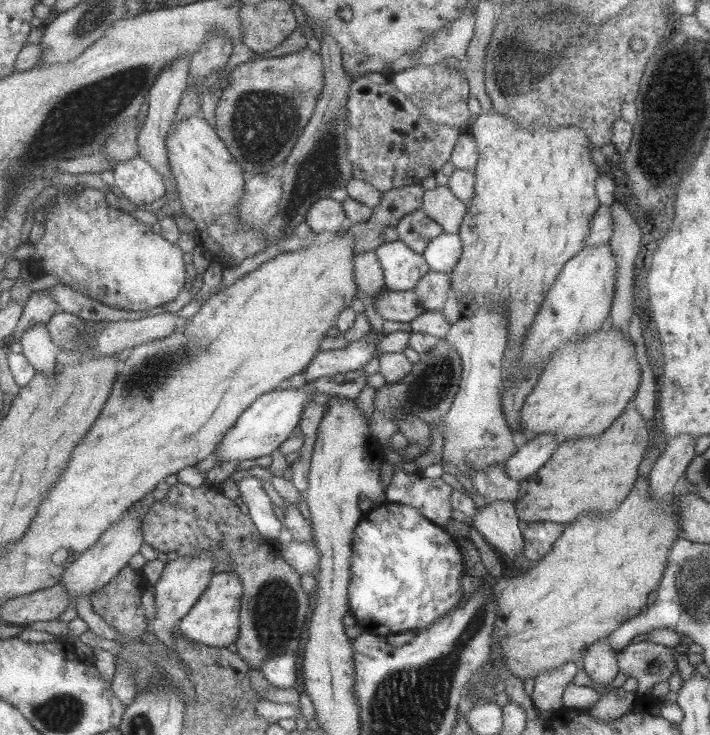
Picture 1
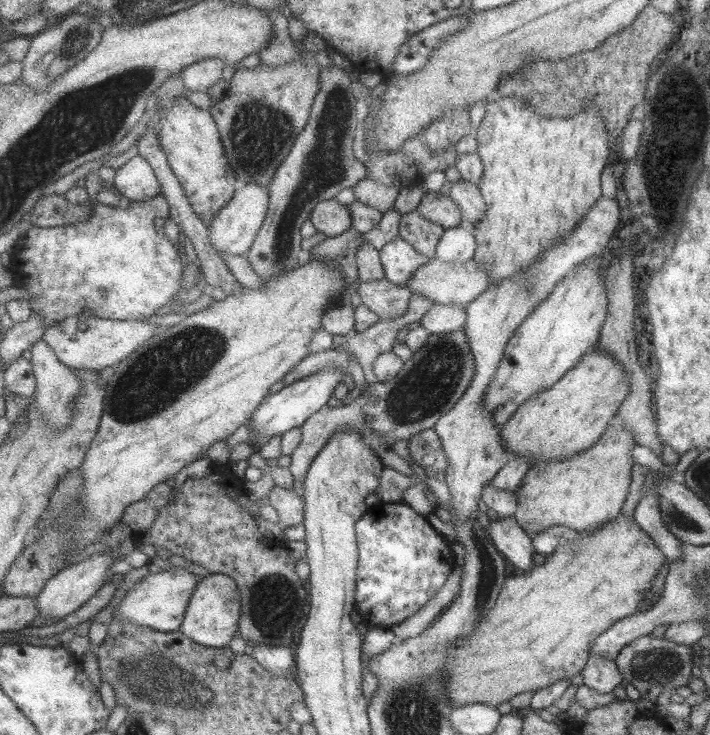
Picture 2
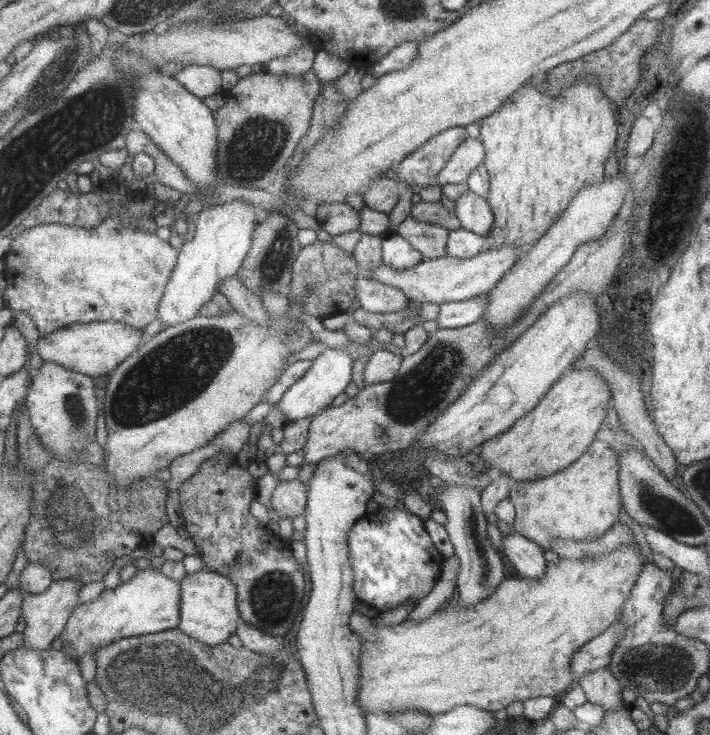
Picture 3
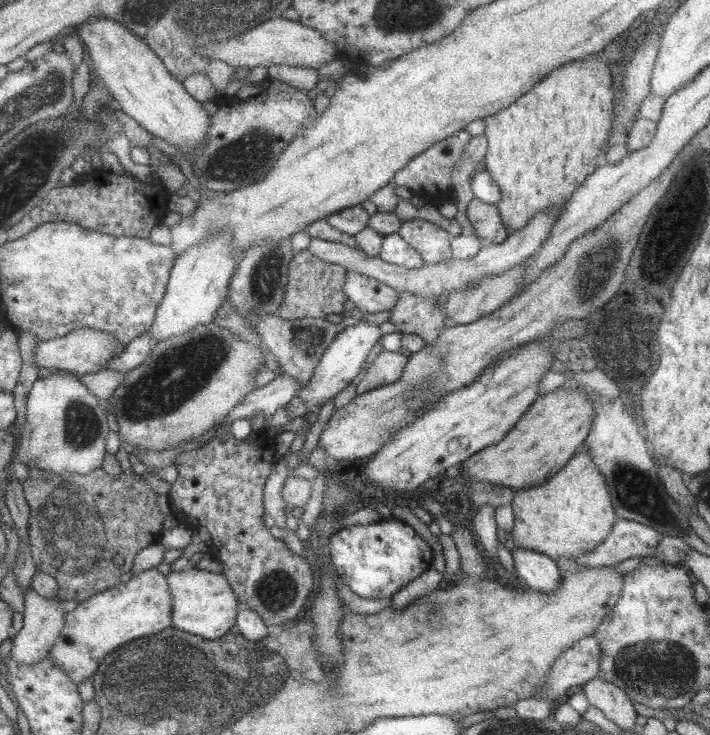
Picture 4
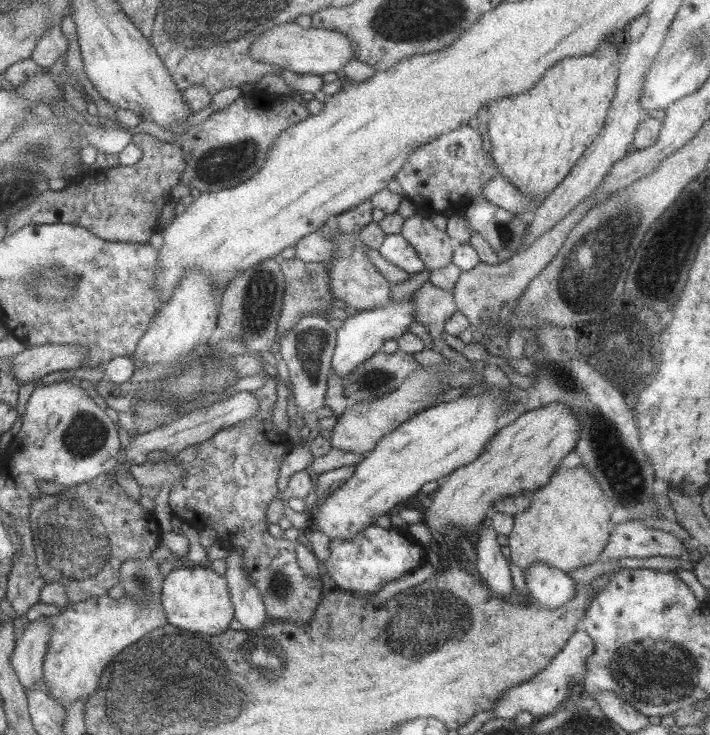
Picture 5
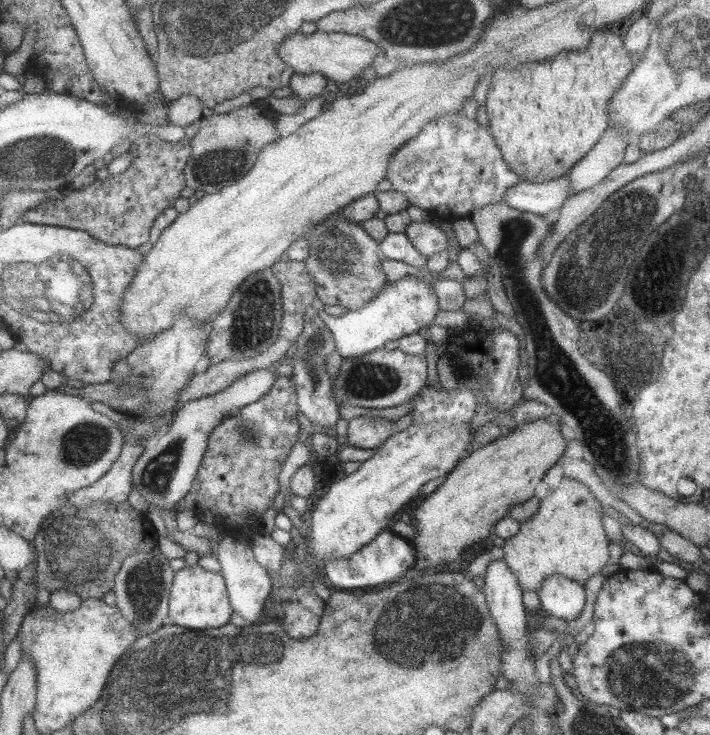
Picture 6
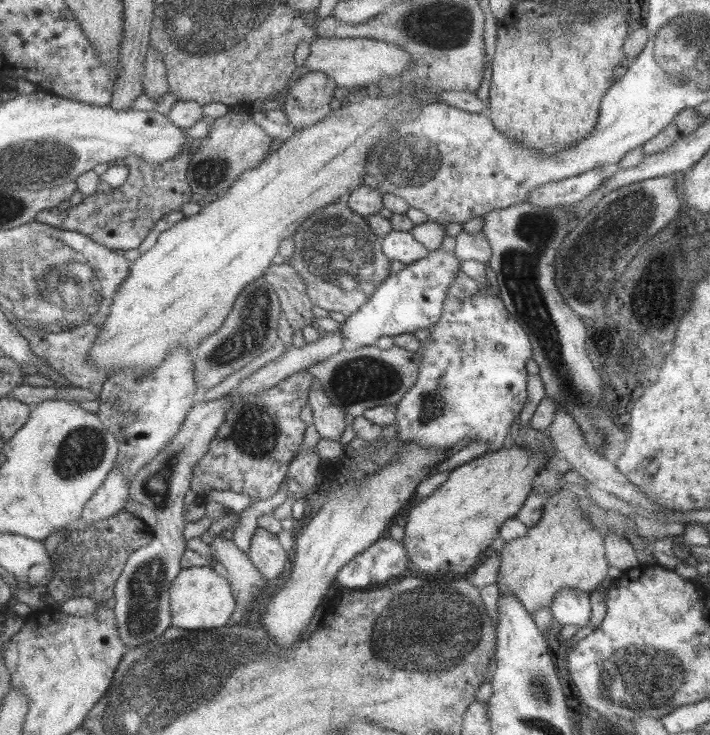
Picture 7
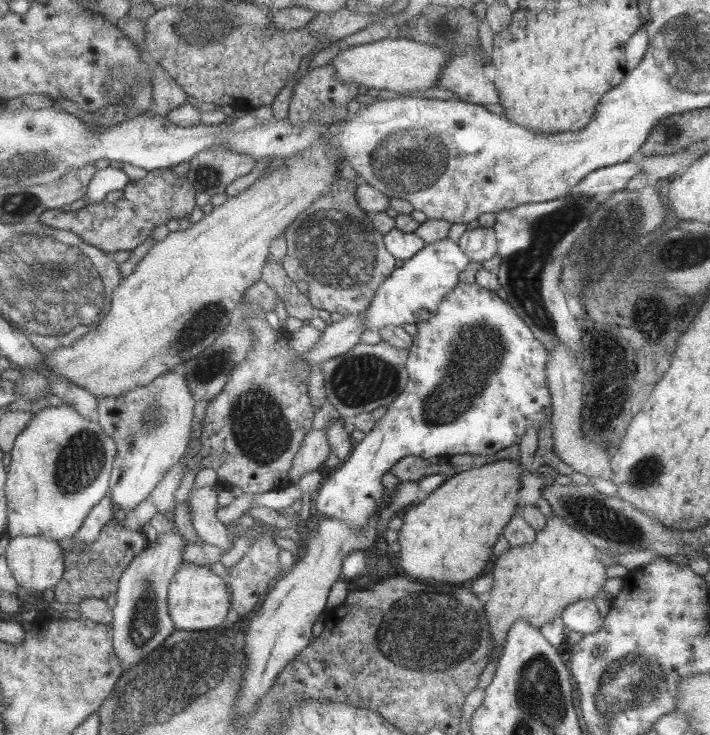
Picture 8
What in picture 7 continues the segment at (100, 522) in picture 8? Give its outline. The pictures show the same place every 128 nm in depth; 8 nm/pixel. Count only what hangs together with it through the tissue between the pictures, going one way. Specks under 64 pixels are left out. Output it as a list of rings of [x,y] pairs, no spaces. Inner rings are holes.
[[[113,467],[101,482],[101,486],[81,508],[80,518],[91,524],[117,514],[126,504],[128,491],[129,484],[123,478],[123,472]]]

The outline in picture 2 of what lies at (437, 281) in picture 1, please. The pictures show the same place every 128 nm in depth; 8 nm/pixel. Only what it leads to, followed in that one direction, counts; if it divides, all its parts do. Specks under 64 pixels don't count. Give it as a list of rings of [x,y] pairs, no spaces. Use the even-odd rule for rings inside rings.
[[[413,293],[408,301],[405,313],[401,316],[388,319],[379,319],[376,324],[368,326],[365,330],[358,333],[348,333],[343,336],[333,335],[333,347],[345,345],[355,357],[356,362],[362,369],[365,382],[375,383],[377,378],[372,372],[372,365],[375,358],[383,352],[392,351],[397,330],[405,327],[409,322],[415,322],[431,308],[430,301],[427,298]]]

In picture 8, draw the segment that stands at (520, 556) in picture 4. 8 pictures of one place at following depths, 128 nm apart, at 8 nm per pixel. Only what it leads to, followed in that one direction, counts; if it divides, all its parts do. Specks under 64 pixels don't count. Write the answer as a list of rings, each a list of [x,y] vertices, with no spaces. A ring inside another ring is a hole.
[[[592,599],[577,600],[563,608],[560,616],[566,630],[591,634],[597,632],[603,624],[604,617],[599,614]]]

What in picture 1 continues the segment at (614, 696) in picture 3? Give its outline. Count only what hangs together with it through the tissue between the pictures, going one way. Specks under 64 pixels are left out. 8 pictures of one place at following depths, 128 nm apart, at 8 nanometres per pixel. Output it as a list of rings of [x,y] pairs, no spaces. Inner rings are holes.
[[[605,638],[589,644],[581,654],[583,672],[596,683],[605,685],[611,682],[618,672],[617,651],[605,642]]]

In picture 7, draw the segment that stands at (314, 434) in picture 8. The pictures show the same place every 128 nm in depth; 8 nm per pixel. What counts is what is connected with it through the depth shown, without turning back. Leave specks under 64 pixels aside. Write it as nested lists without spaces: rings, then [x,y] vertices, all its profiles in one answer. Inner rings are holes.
[[[316,447],[307,449],[295,454],[288,464],[286,476],[295,480],[297,484],[303,487],[303,497],[309,497],[310,492],[314,488],[315,472],[317,472],[317,464],[319,464],[319,453]]]

